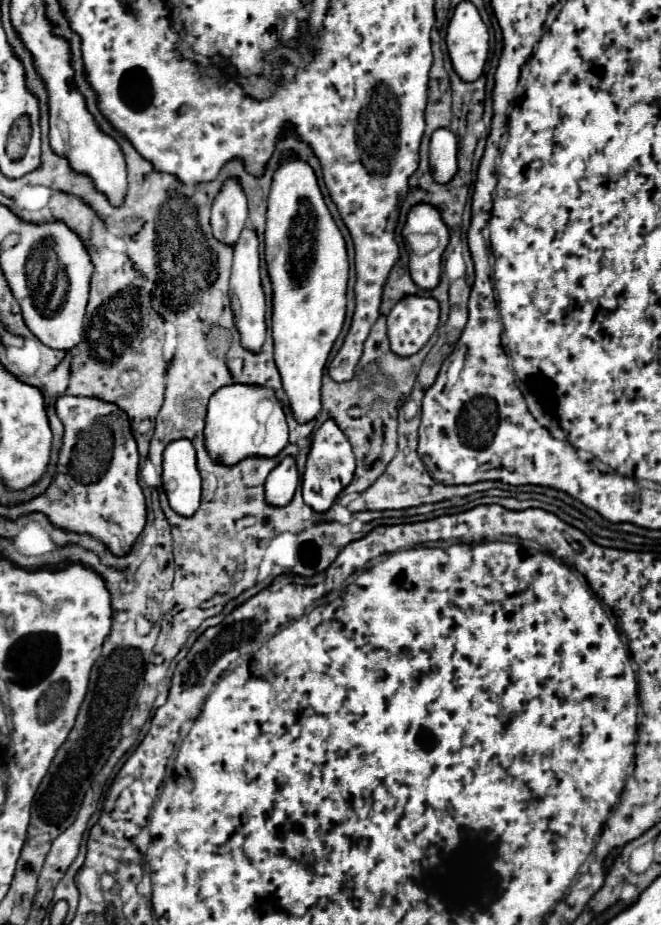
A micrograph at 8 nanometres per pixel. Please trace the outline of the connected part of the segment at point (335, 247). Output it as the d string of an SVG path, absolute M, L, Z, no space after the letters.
M286 151L278 161L278 169L272 177L272 187L268 195L268 213L266 213L266 263L268 275L274 287L274 313L272 313L272 337L274 337L274 359L282 375L282 385L290 399L296 421L306 423L314 419L320 411L320 381L324 365L328 361L330 349L344 325L346 313L346 283L348 283L348 255L346 243L336 227L314 169L300 159L296 153Z

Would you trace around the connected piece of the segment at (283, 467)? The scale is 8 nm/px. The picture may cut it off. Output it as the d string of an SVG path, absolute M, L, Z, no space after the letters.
M284 457L266 477L266 501L270 505L288 505L298 487L298 469L294 457Z

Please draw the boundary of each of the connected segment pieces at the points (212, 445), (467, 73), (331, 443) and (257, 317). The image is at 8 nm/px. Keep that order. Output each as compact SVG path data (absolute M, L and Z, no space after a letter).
M224 385L210 397L204 437L208 453L226 465L252 455L274 457L288 445L288 423L282 401L274 389L264 389L264 385Z
M470 1L456 5L446 31L446 47L462 81L476 81L488 57L488 29Z
M328 419L322 423L322 427L312 435L312 445L308 451L306 471L302 476L302 496L304 503L310 505L314 511L324 513L330 509L330 505L336 501L340 491L350 485L354 475L354 453L346 439L346 435L340 431L336 421Z
M246 227L240 233L240 241L234 245L234 267L230 277L230 301L234 311L234 323L242 335L242 345L250 351L260 351L266 337L266 299L260 281L260 241L254 229Z

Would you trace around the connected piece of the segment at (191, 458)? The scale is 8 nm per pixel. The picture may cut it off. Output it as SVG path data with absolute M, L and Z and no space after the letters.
M172 441L164 451L164 491L170 507L184 517L192 517L200 505L200 473L192 441Z

